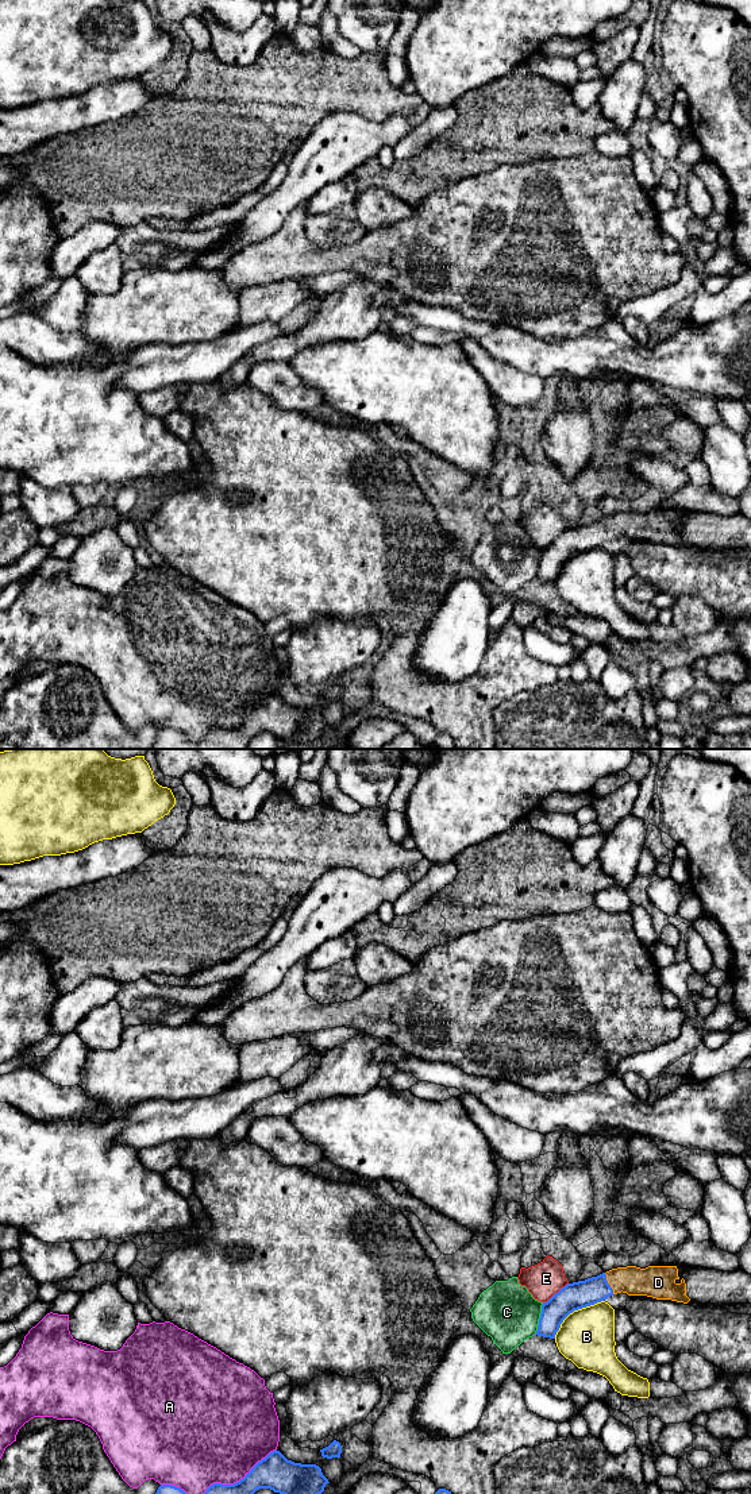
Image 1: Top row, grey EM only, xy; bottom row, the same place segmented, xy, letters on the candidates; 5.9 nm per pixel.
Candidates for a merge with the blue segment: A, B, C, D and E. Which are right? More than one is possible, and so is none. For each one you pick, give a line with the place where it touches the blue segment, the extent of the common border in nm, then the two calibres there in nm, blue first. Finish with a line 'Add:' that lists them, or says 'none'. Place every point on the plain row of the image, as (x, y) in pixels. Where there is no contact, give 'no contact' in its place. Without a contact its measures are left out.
D: meets blue in xy at (608, 528); contact 140 nm long; 160 nm thick on the blue side, 170 nm on the other
Add: D

